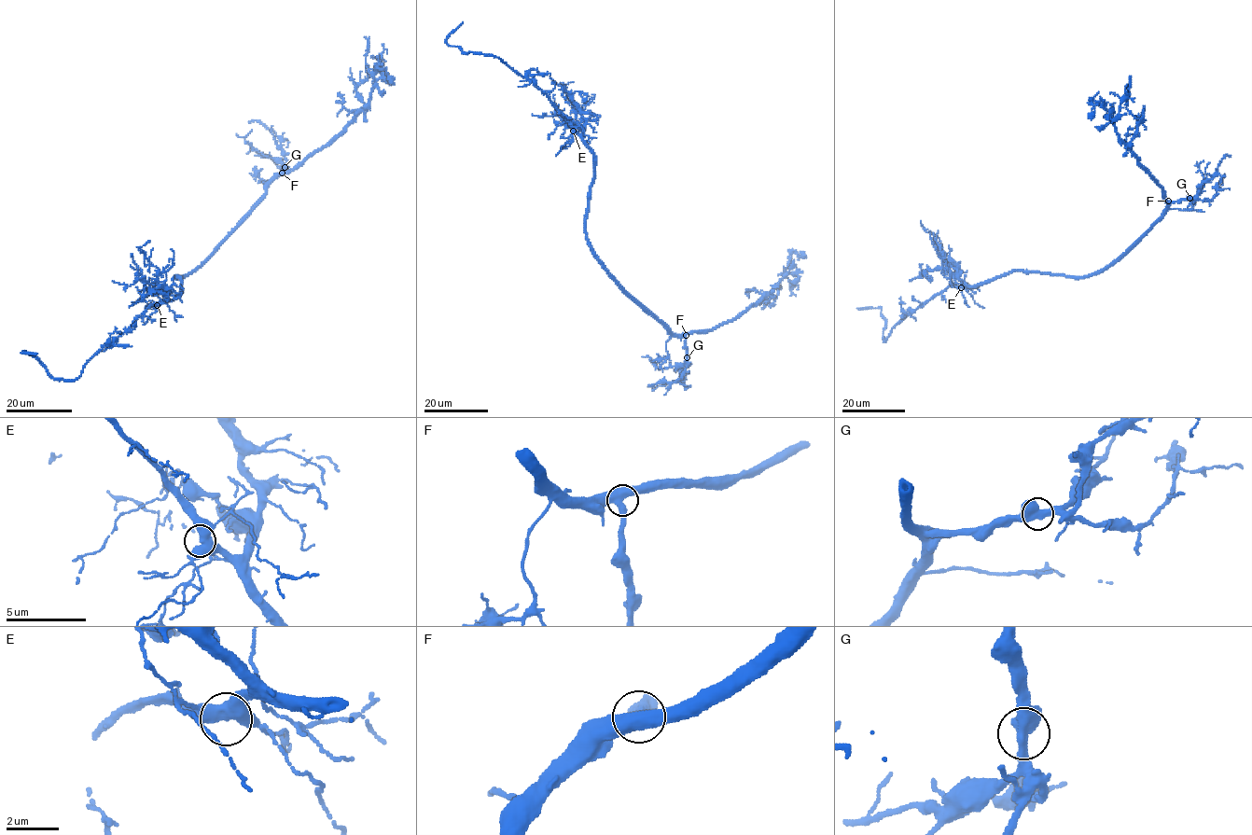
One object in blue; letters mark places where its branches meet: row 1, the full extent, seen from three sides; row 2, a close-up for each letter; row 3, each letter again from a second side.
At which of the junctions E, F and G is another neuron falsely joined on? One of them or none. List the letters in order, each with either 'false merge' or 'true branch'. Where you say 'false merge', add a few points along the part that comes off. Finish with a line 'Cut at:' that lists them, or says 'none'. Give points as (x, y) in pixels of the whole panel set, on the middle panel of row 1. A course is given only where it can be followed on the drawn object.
E: true branch
F: true branch
G: true branch
Cut at: none

